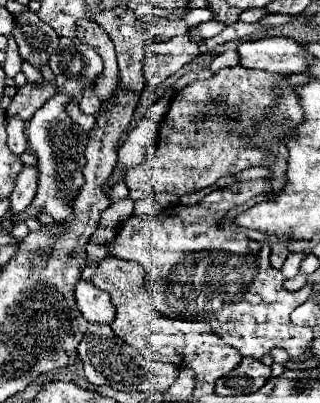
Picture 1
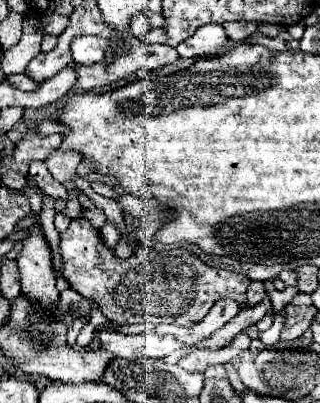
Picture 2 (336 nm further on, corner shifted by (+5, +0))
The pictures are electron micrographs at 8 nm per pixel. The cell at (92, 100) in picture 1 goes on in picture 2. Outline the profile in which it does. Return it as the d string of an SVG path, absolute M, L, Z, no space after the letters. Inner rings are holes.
M53 149L51 157L47 159L47 169L59 183L65 183L75 177L75 167L79 165L79 161L81 155L77 155L77 151Z

